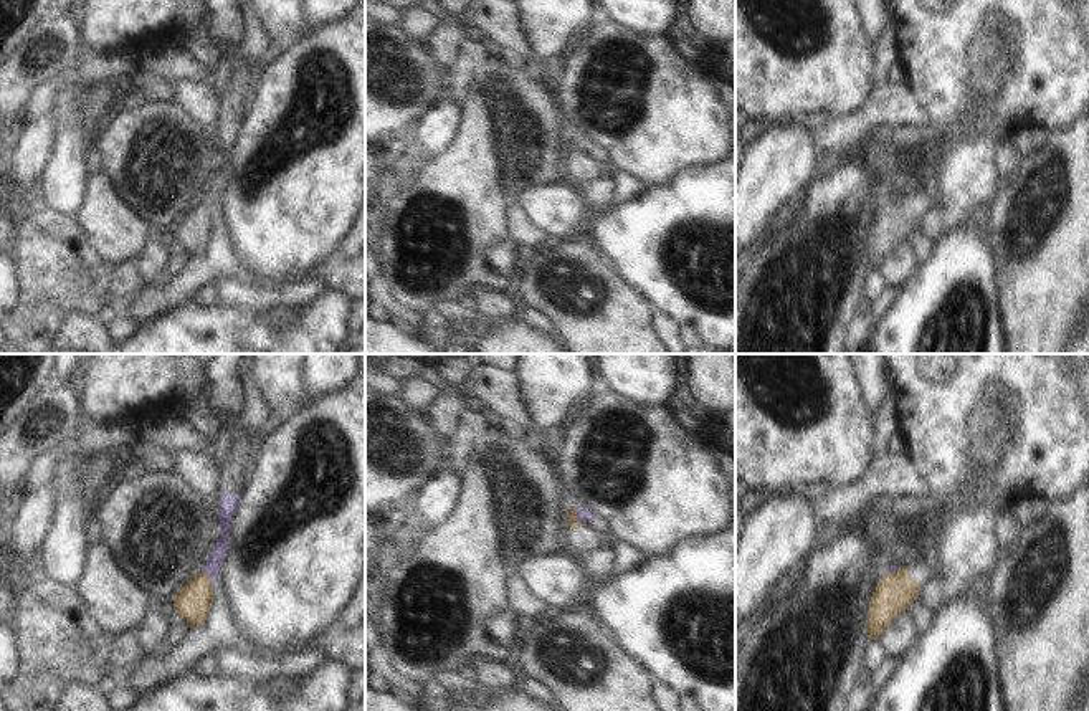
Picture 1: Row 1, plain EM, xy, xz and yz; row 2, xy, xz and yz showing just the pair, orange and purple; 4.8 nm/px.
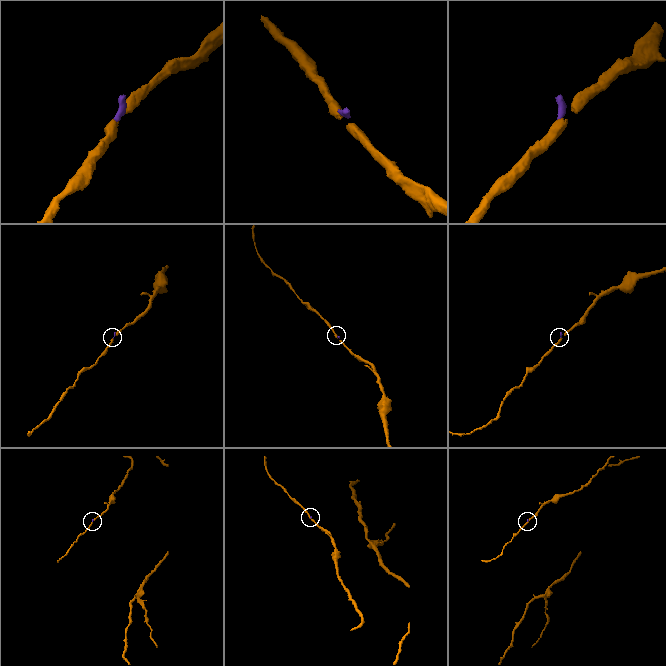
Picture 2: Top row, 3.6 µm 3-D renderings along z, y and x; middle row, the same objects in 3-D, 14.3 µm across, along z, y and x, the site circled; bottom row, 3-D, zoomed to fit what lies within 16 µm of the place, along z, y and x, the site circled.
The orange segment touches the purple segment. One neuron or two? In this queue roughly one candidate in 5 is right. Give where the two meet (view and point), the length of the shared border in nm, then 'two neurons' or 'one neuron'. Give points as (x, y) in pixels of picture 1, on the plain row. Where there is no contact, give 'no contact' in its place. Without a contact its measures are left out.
xz (574, 144) | 90 nm | two neurons

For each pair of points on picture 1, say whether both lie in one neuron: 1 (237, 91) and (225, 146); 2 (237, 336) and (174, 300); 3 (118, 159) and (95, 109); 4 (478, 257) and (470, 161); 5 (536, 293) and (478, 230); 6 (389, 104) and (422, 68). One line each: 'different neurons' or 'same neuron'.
1: same neuron
2: different neurons
3: different neurons
4: same neuron
5: different neurons
6: same neuron

